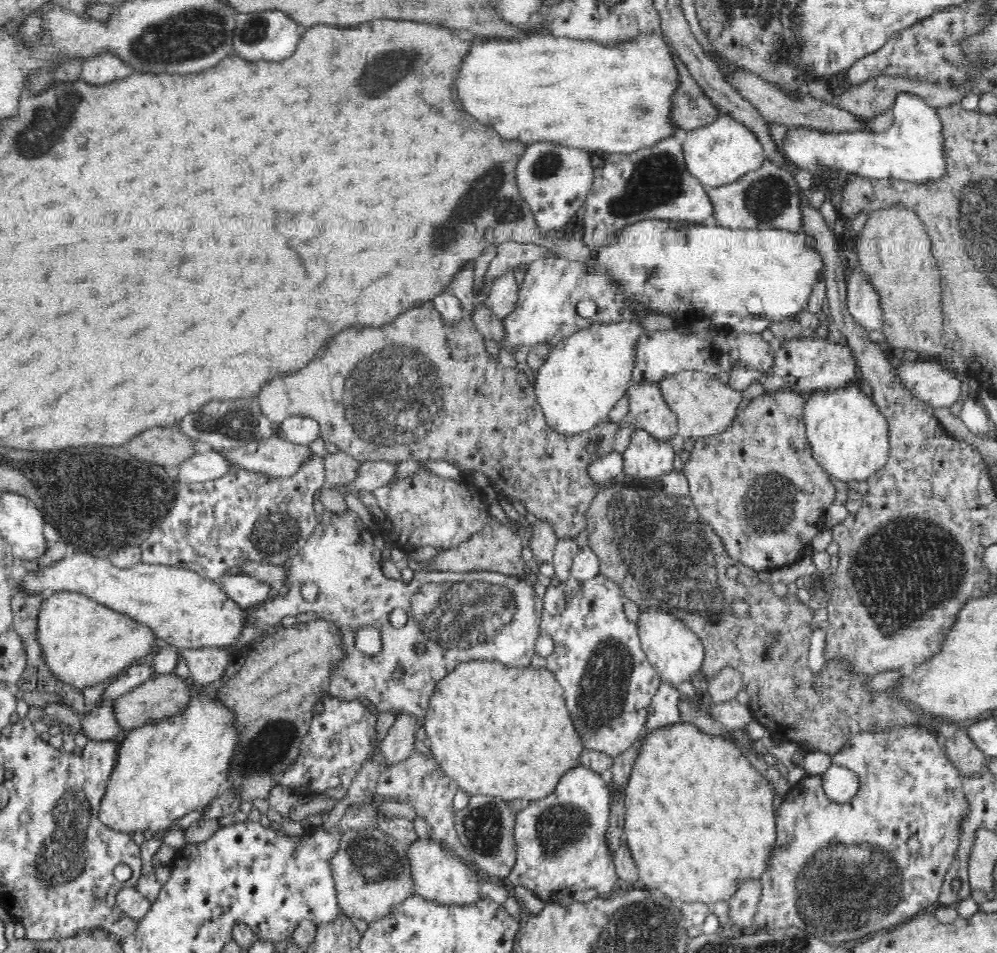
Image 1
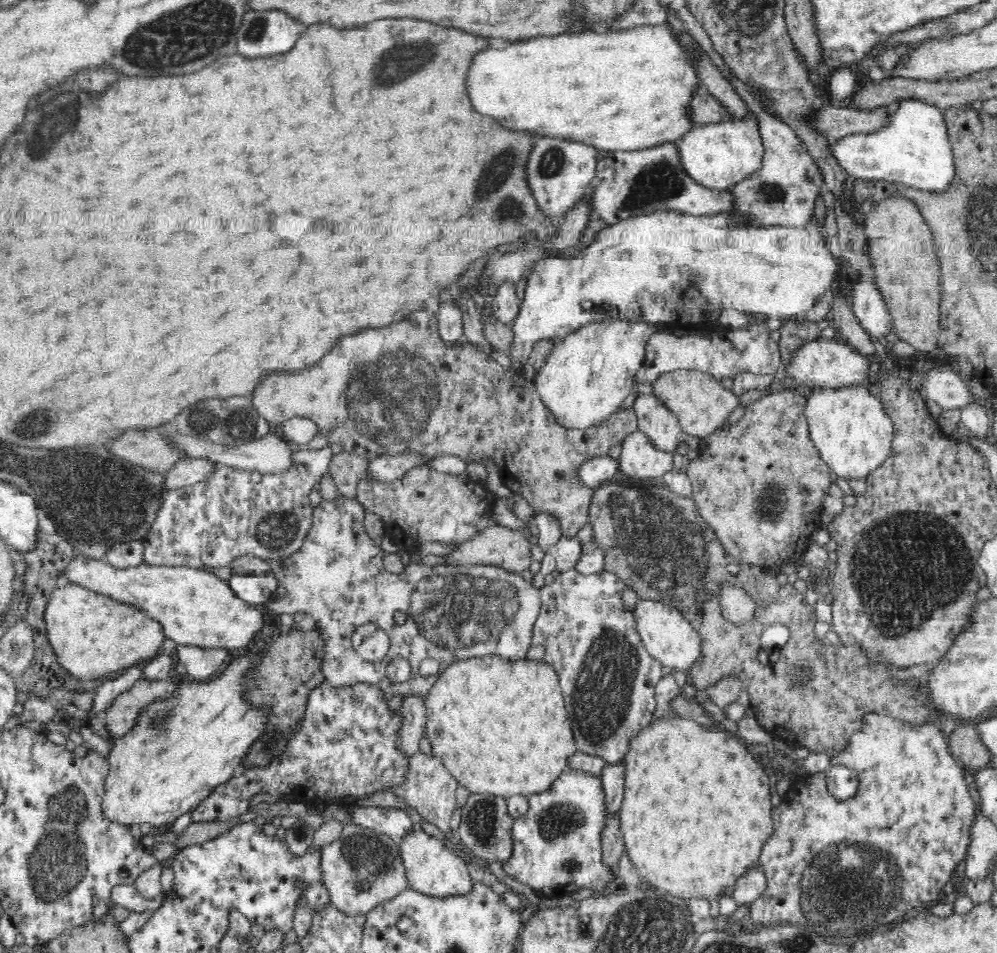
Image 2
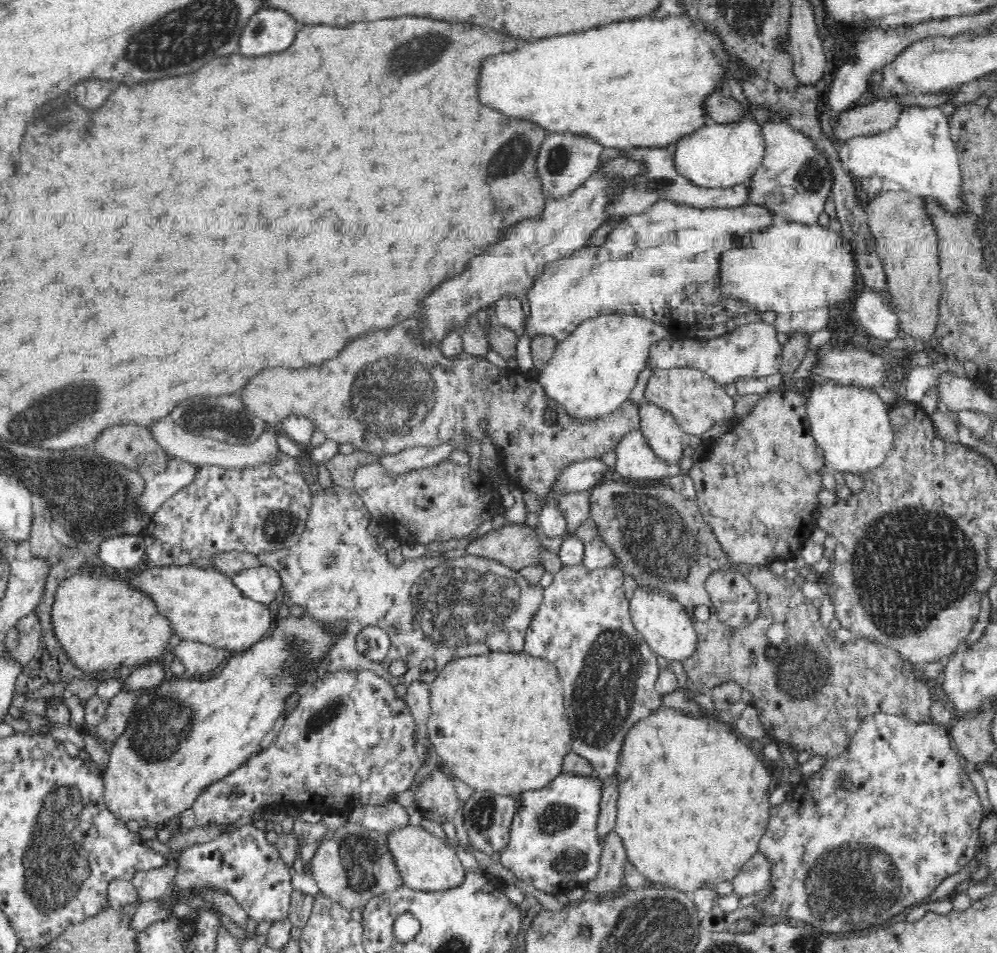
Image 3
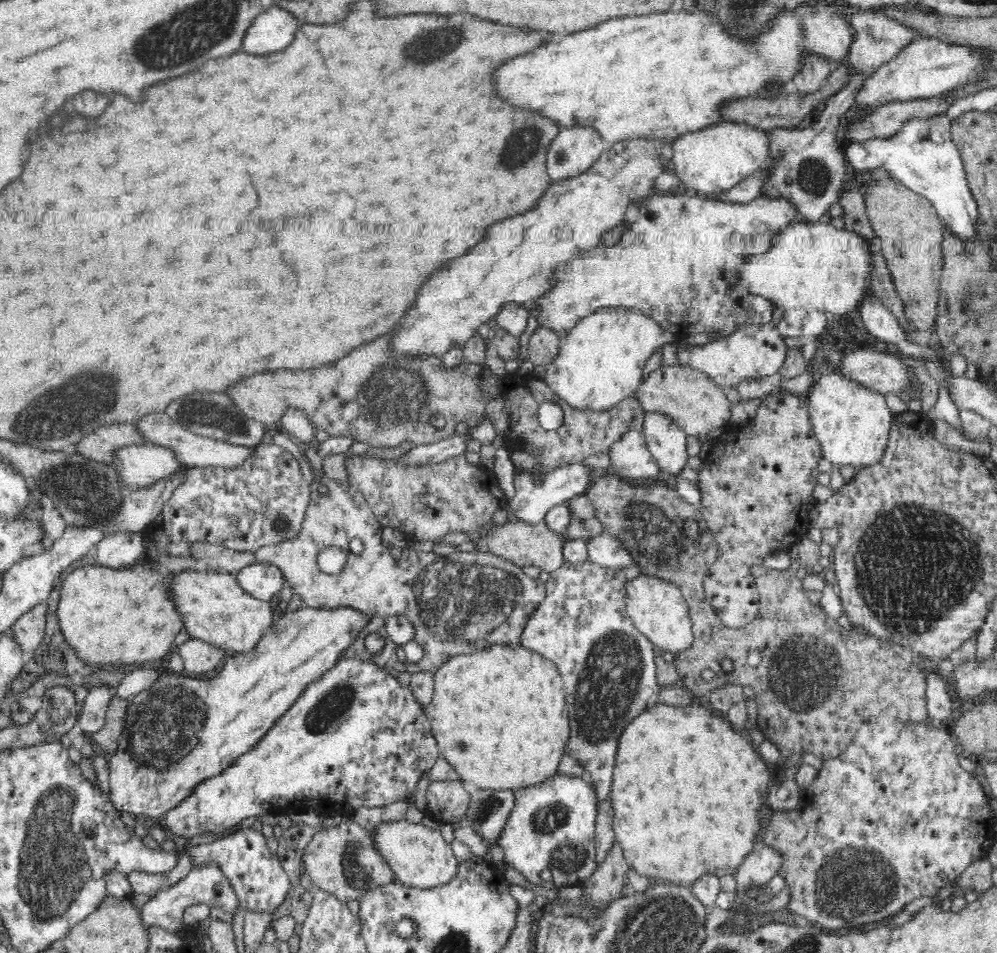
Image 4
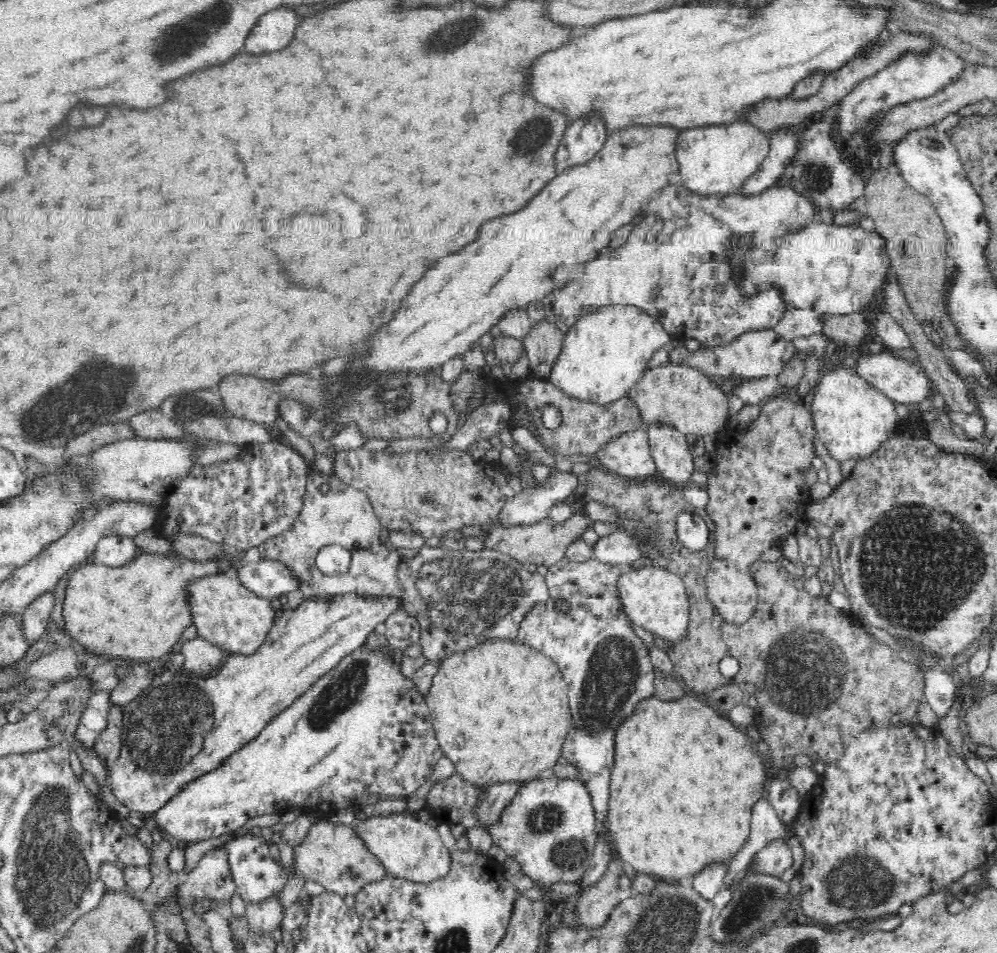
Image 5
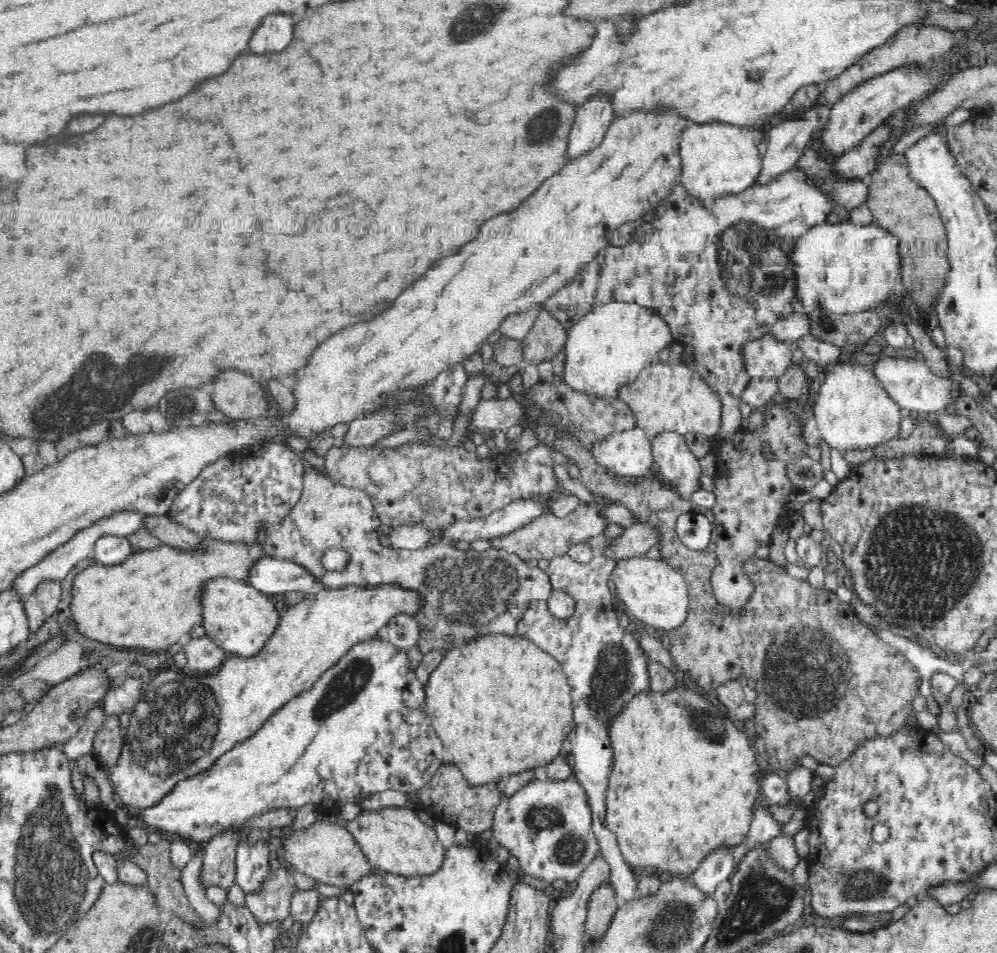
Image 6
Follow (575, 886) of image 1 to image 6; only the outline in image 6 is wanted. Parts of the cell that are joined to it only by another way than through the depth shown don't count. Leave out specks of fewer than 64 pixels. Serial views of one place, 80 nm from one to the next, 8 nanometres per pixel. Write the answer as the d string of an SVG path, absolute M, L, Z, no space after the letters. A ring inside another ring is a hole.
M571 776L566 779L534 779L509 797L504 795L494 816L492 832L499 844L519 860L525 874L549 883L559 878L572 882L578 880L581 872L592 864L598 854L599 846L591 824L592 814L585 790Z

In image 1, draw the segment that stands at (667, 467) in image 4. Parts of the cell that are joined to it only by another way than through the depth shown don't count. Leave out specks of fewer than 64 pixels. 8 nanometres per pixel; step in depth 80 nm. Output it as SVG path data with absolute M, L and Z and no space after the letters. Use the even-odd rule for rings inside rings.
M633 384L627 396L628 415L637 429L647 432L658 442L670 442L678 436L678 417L663 399L657 384Z

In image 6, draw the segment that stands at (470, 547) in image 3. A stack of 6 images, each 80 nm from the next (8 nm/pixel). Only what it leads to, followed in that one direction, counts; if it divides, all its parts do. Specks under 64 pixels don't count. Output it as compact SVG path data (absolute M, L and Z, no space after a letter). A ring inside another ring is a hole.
M593 499L576 507L568 516L559 517L549 510L540 516L533 518L522 528L491 541L493 548L509 551L524 561L532 558L535 560L547 560L568 554L570 548L578 543L586 545L592 538L600 536L608 528L608 520L602 516L602 504L608 504L607 500Z

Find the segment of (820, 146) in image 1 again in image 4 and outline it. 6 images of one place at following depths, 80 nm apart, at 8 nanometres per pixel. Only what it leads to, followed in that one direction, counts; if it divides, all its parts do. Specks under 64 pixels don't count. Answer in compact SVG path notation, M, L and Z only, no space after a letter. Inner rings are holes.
M944 114L926 120L914 118L906 122L904 128L892 138L852 141L844 153L847 164L863 180L872 170L885 168L890 176L900 179L904 186L929 200L950 235L954 235L963 244L972 245L980 237L981 215L978 202L968 183L961 151L950 134L951 122Z

